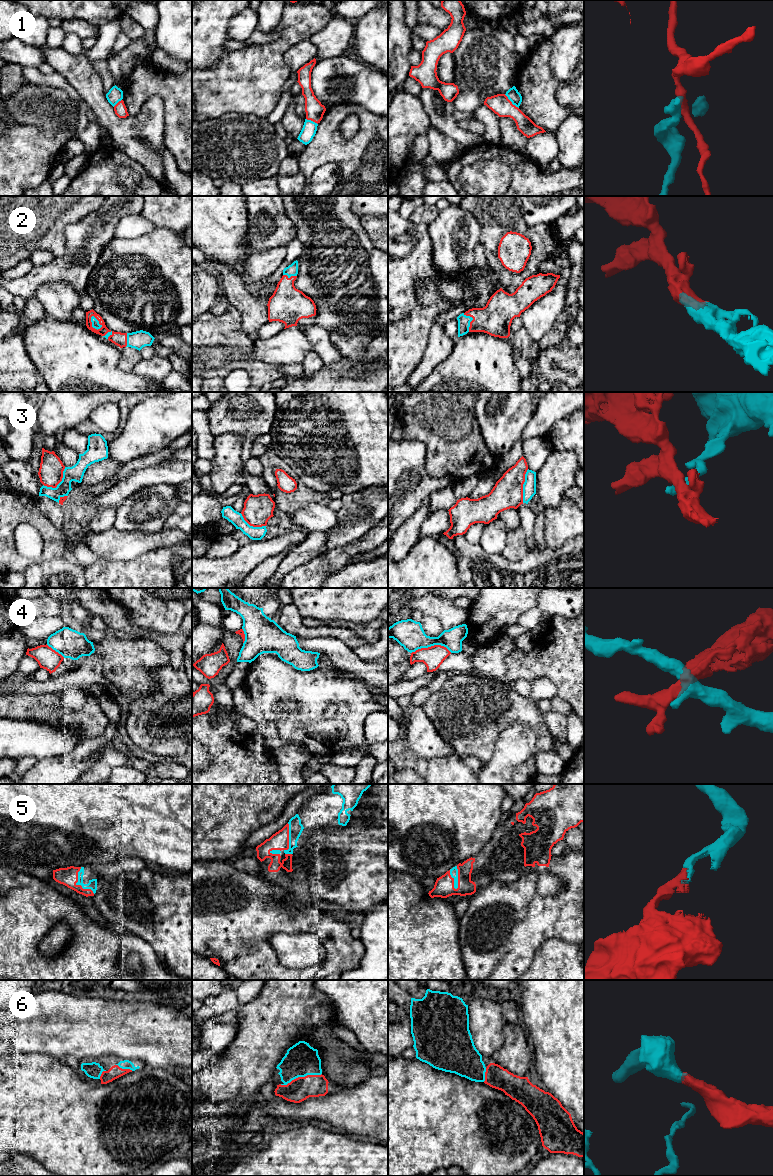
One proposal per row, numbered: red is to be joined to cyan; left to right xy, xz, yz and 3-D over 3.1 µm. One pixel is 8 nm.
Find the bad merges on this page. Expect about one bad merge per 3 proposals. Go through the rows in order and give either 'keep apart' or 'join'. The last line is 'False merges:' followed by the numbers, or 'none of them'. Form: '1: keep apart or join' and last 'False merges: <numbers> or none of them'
1: keep apart
2: join
3: keep apart
4: keep apart
5: join
6: join
False merges: 1, 3, 4

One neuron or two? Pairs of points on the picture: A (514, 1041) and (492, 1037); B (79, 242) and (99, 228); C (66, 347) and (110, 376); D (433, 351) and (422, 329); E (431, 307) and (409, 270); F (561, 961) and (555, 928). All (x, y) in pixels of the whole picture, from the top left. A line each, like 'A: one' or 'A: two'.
A: two
B: one
C: one
D: two
E: two
F: two

